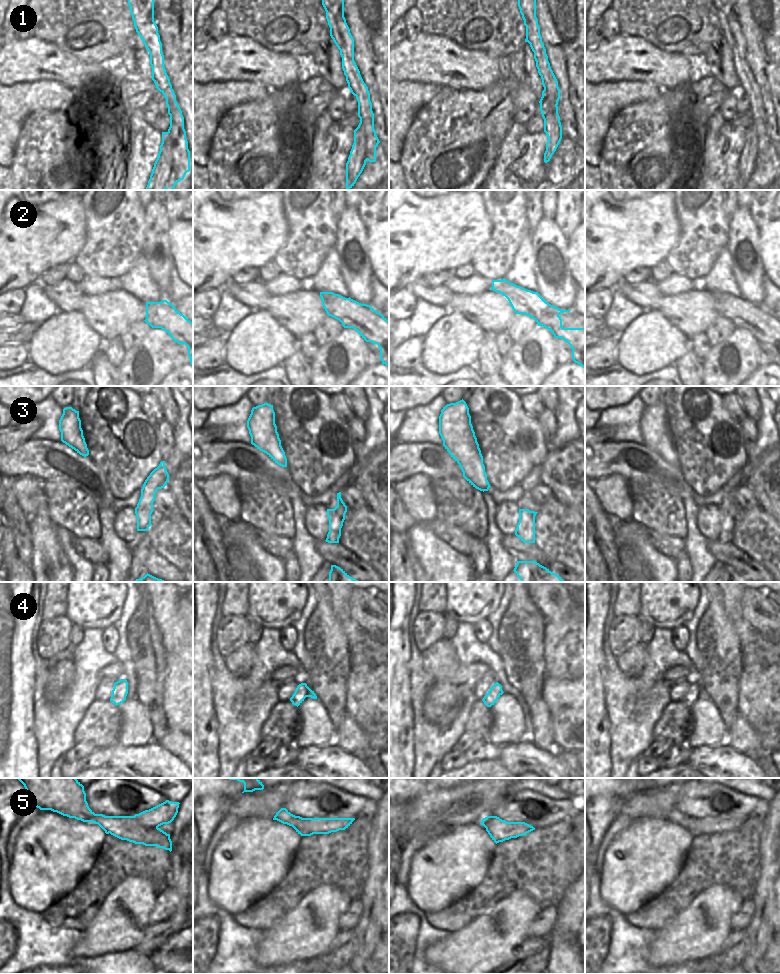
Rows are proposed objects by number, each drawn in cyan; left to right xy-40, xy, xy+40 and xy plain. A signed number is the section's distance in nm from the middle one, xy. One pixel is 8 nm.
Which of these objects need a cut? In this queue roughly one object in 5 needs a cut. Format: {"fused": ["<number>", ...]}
{"fused": ["1", "5"]}

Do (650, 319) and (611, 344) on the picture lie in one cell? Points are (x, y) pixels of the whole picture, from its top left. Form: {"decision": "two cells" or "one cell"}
{"decision": "two cells"}

